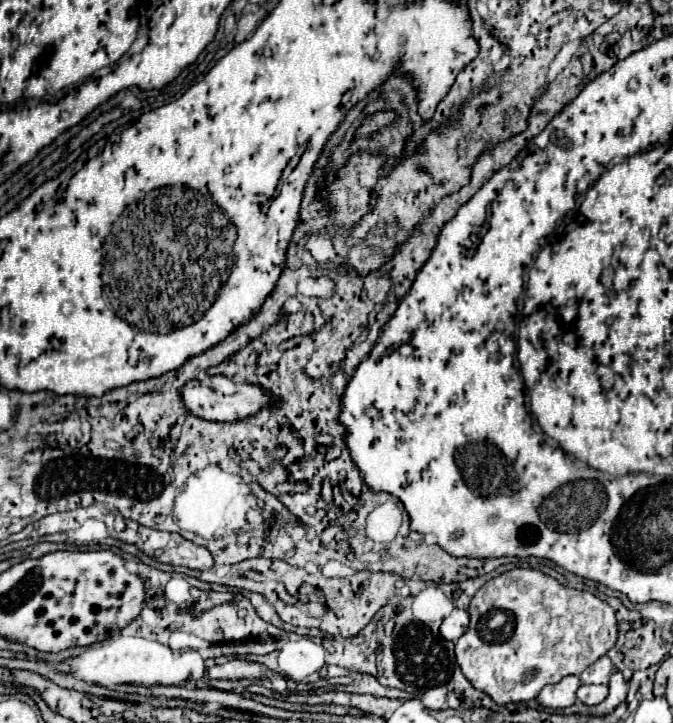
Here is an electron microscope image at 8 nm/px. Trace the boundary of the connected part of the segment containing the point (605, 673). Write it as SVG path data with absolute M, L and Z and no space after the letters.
M600 656L594 664L590 664L582 674L582 684L608 684L610 674L614 672L614 664L608 656Z

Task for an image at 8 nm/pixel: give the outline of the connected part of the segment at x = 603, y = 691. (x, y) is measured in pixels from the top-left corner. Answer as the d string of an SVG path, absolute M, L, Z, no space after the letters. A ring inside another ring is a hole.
M580 686L578 688L578 700L582 704L600 704L608 696L608 686Z

